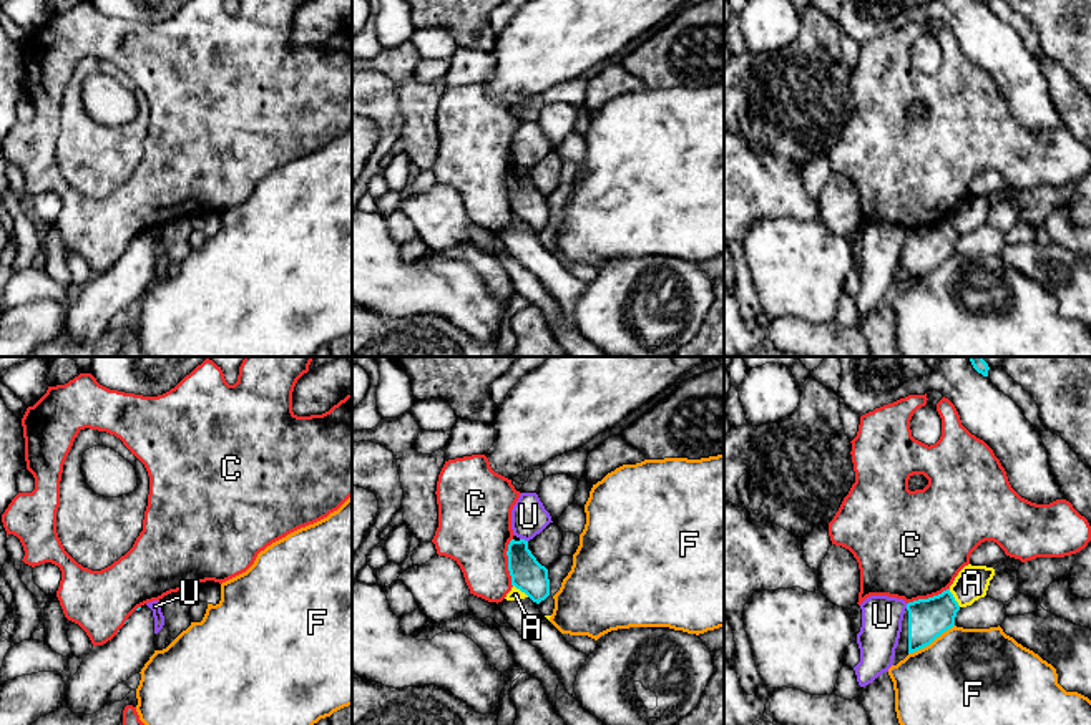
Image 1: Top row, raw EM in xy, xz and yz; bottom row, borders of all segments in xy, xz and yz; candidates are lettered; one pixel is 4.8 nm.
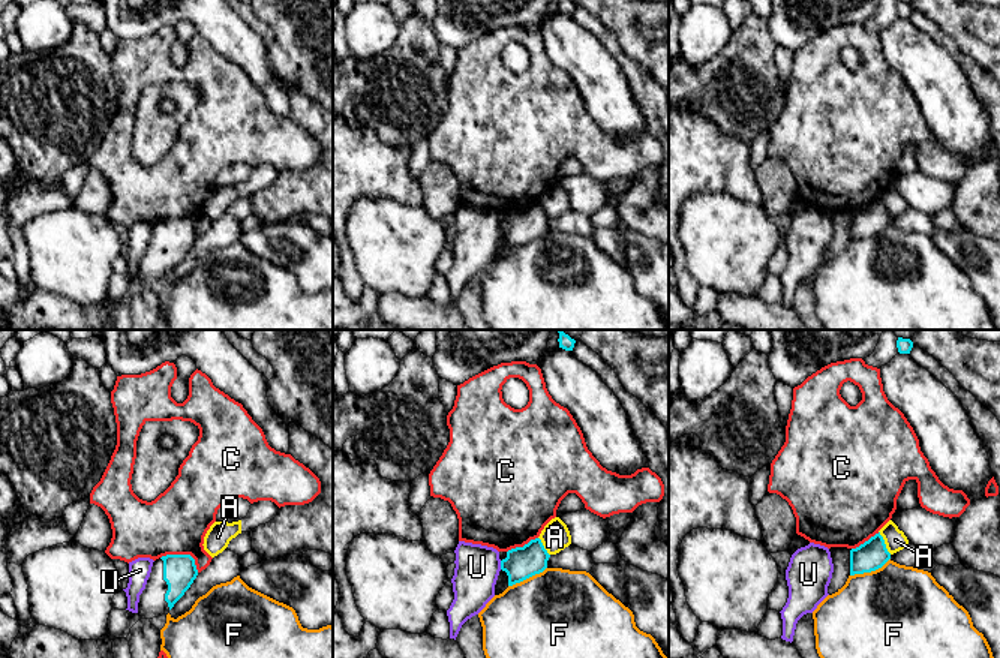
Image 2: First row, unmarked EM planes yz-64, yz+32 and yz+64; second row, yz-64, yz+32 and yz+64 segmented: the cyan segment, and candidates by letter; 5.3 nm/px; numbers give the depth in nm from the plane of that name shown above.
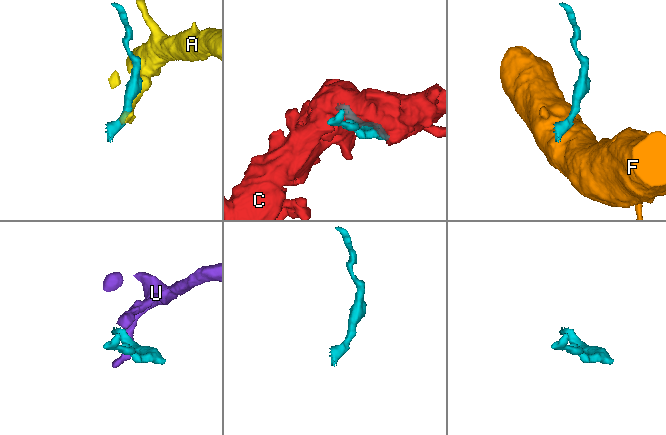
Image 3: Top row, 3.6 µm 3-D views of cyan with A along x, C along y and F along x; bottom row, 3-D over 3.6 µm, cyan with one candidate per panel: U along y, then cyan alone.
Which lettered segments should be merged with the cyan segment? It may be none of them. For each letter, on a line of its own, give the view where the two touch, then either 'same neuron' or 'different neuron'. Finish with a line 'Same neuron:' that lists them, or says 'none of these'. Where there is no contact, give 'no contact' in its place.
A: contact in yz; different neuron
C: contact in xz; different neuron
F: contact in yz; different neuron
U: contact in xz; different neuron
Same neuron: none of these

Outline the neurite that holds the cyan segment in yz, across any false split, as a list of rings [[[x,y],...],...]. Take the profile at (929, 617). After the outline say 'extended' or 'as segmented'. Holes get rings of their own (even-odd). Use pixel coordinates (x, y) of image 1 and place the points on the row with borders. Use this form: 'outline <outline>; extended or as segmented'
outline [[[950,589],[928,599],[918,599],[907,604],[898,645],[895,649],[893,665],[930,645],[937,637],[955,625],[960,611]]]; extended

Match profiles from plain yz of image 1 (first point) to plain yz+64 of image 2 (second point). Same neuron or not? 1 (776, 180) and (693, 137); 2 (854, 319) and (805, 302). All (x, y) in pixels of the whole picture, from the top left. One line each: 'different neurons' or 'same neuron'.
1: same neuron
2: different neurons

